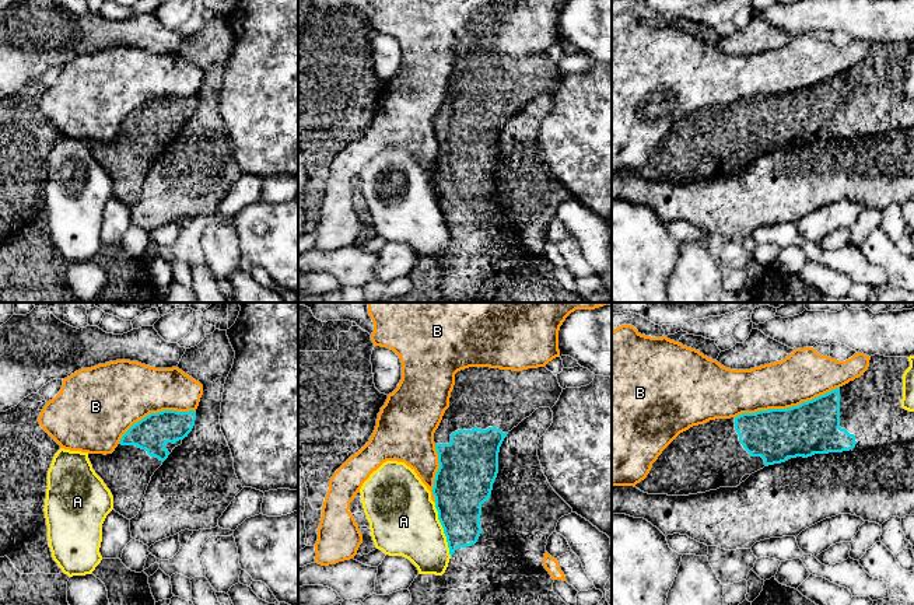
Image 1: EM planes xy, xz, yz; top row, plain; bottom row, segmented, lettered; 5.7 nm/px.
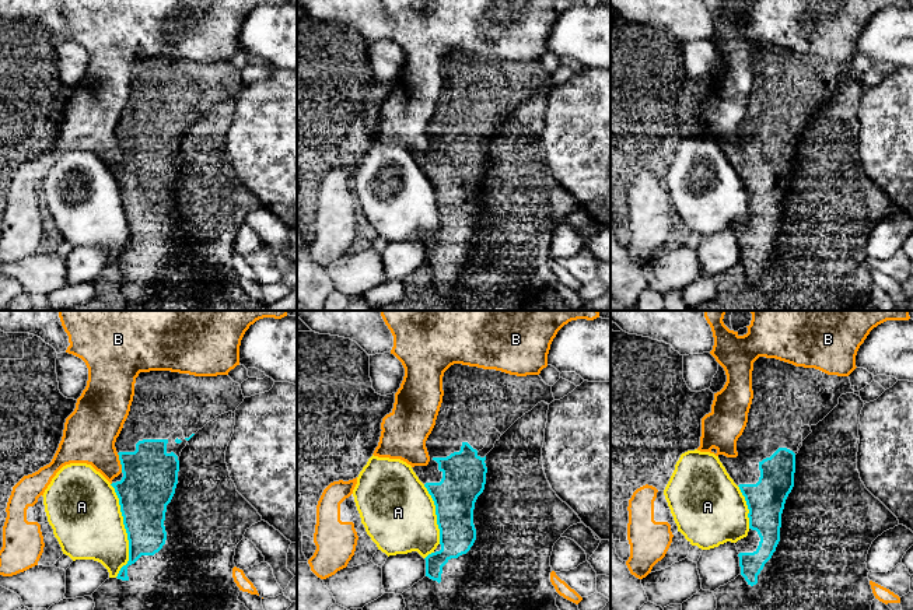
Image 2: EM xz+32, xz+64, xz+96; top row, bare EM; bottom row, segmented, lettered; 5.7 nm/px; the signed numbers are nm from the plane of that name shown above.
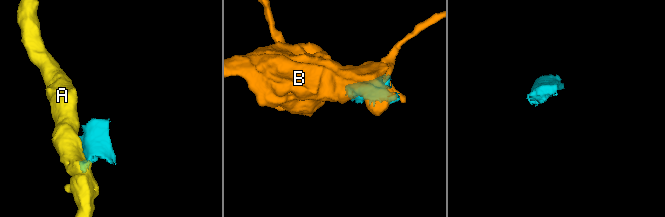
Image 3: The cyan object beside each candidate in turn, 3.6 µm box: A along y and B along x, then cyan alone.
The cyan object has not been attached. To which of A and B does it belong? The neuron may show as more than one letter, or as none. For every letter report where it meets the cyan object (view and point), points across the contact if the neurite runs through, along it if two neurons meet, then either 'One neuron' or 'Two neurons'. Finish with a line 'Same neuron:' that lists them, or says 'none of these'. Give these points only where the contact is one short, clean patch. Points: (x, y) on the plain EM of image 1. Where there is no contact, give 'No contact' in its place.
A: Touches cyan at xz (444, 216). Two neurons
B: Touches cyan at yz (787, 94). Two neurons
Same neuron: none of these

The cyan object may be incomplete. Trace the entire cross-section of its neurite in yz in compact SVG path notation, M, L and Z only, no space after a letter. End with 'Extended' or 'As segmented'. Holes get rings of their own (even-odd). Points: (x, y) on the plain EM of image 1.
M836 74L812 87L787 95L768 95L756 99L742 99L731 105L715 105L693 112L680 119L652 150L647 164L634 174L648 181L689 182L736 174L745 161L752 161L764 153L781 150L796 143L815 140L843 139L855 133L855 122L840 113L840 74Z. Extended

